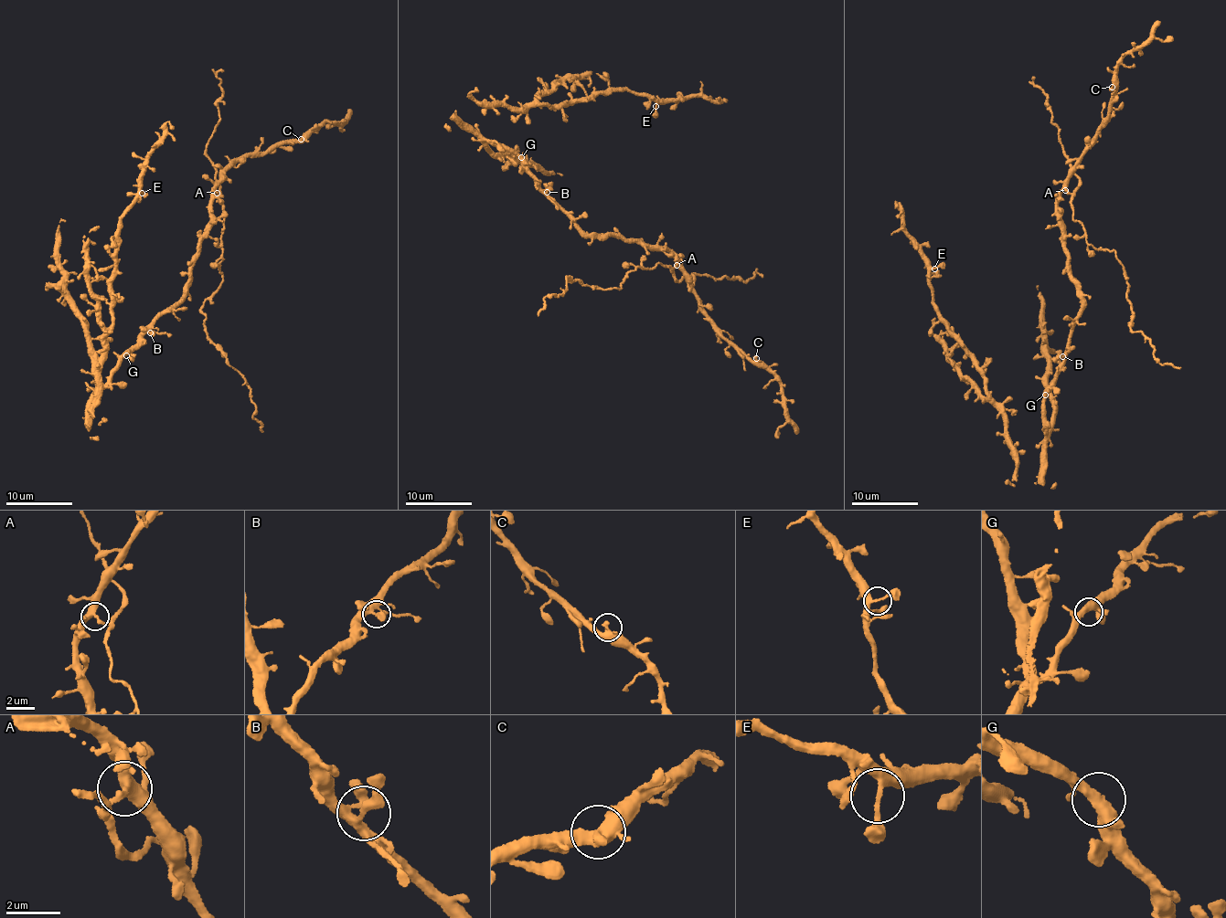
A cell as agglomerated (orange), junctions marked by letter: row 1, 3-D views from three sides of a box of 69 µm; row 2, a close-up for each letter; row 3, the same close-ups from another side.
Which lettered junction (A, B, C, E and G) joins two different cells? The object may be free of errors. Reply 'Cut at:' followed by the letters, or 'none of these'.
Cut at: A

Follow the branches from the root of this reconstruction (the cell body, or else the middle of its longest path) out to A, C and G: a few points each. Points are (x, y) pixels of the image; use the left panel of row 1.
A: (140, 342), (146, 325), (182, 298), (199, 238), (210, 219), (210, 195), (216, 193)
C: (140, 342), (146, 325), (182, 298), (199, 238), (210, 219), (213, 186), (237, 162), (301, 139)
G: (140, 342), (126, 355)

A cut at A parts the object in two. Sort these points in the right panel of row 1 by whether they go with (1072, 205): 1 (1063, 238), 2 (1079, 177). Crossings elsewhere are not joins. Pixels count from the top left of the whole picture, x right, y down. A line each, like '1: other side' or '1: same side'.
1: other side
2: same side

